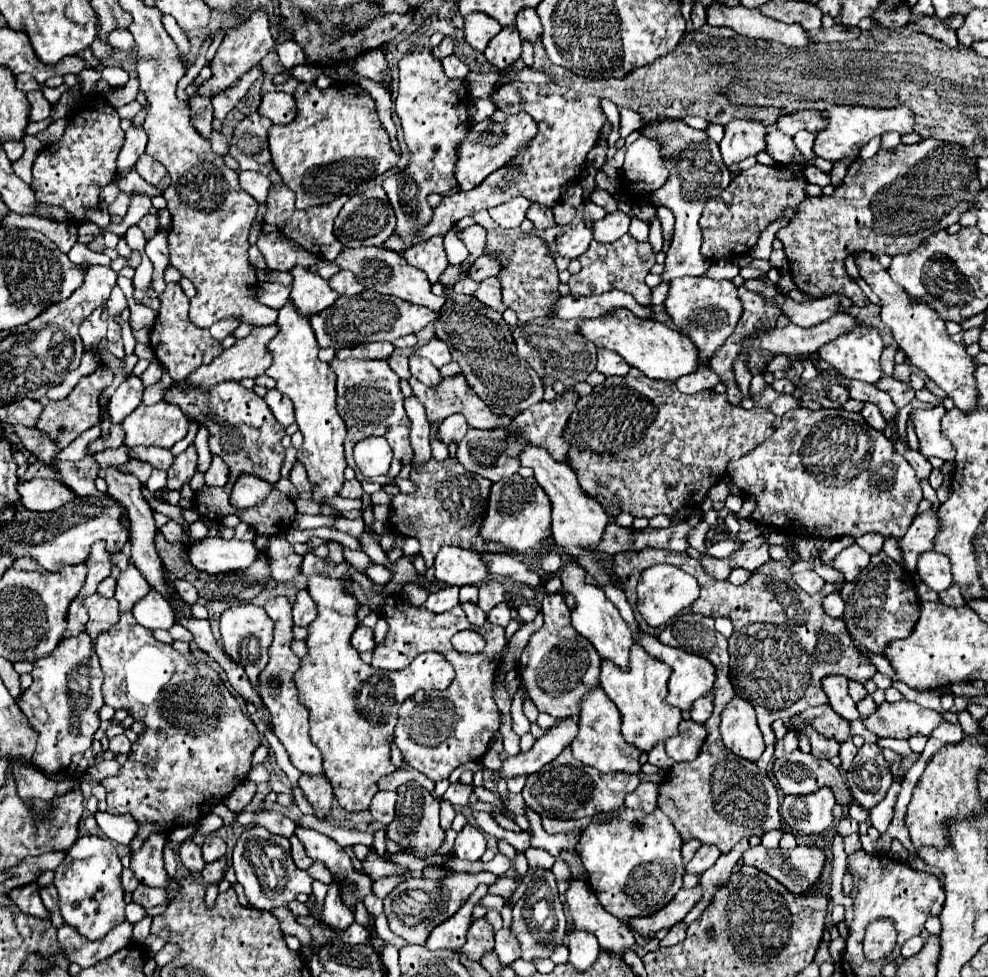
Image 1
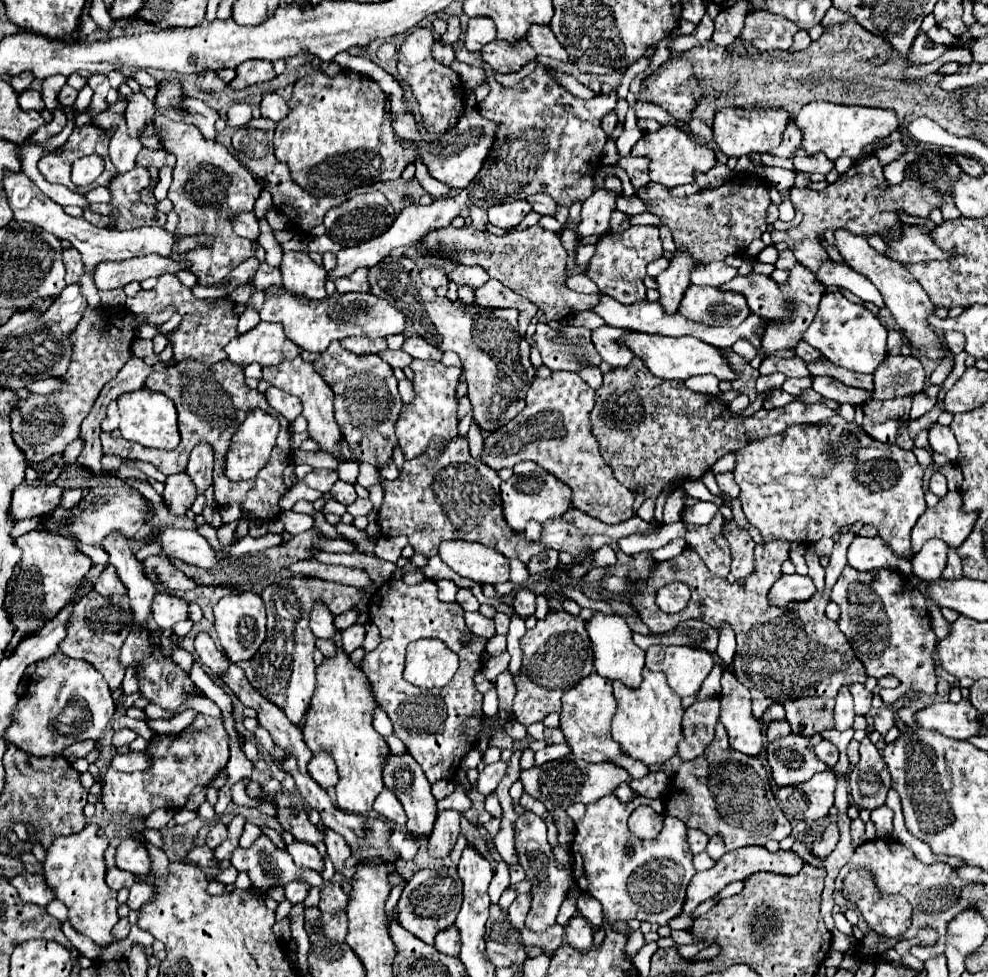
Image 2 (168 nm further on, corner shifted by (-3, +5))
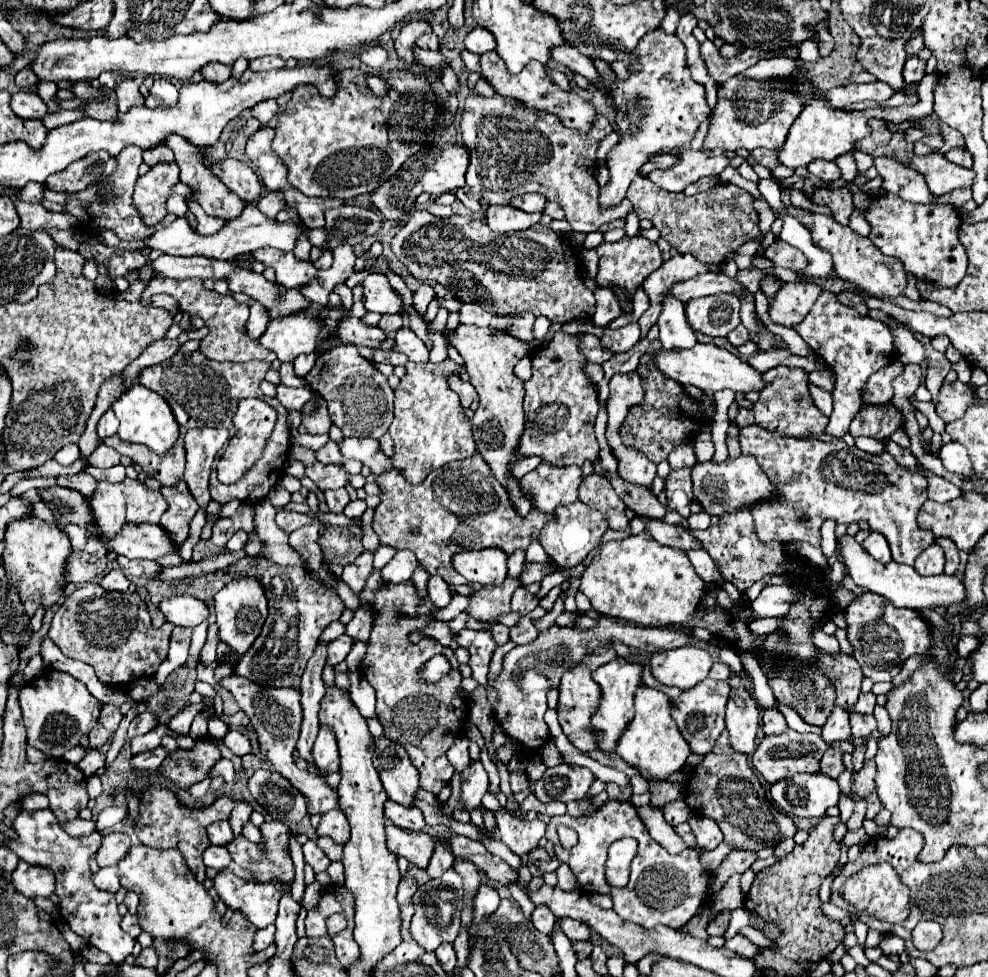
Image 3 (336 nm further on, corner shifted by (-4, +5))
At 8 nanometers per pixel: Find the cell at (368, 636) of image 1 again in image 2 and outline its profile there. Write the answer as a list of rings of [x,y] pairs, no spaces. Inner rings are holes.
[[[351,625],[349,629],[341,631],[341,645],[345,653],[353,653],[357,647],[361,647],[365,639],[365,629],[361,625]]]

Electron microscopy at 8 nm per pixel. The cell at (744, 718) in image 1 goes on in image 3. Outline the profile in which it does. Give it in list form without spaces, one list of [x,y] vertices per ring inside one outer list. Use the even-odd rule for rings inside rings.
[[[744,687],[730,691],[726,705],[726,729],[730,733],[730,745],[734,751],[750,755],[756,749],[758,707],[750,691]]]

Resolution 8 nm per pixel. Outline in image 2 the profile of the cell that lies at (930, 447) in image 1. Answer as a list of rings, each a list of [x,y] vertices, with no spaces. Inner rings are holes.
[[[933,423],[929,427],[929,443],[935,453],[943,453],[949,461],[955,461],[959,455],[959,445],[951,435],[949,427],[941,427],[939,423]]]

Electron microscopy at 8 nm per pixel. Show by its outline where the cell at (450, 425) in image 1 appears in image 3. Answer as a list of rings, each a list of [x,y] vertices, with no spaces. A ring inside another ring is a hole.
[[[452,375],[448,383],[450,383],[450,389],[454,389],[454,391],[460,395],[460,403],[462,403],[464,409],[468,409],[468,407],[472,405],[472,401],[478,399],[478,393],[476,393],[476,389],[472,387],[472,383],[462,381],[460,375]]]

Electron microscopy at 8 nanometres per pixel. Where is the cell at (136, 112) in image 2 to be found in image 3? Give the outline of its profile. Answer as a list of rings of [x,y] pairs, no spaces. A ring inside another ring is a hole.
[[[134,81],[116,83],[116,95],[118,95],[120,111],[128,111],[128,107],[144,105],[144,97],[140,95],[139,86]]]

